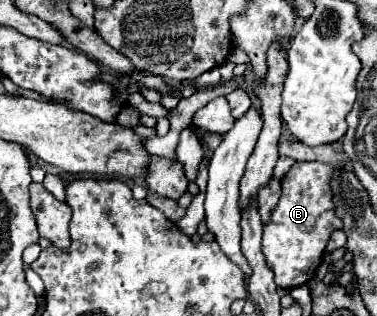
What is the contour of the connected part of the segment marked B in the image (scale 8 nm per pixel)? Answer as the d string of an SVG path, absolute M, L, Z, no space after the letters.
M296 162L282 178L282 196L270 220L264 224L262 254L268 268L274 272L276 286L284 290L308 284L314 278L330 234L342 228L342 220L336 216L336 206L332 202L332 172L328 164Z

